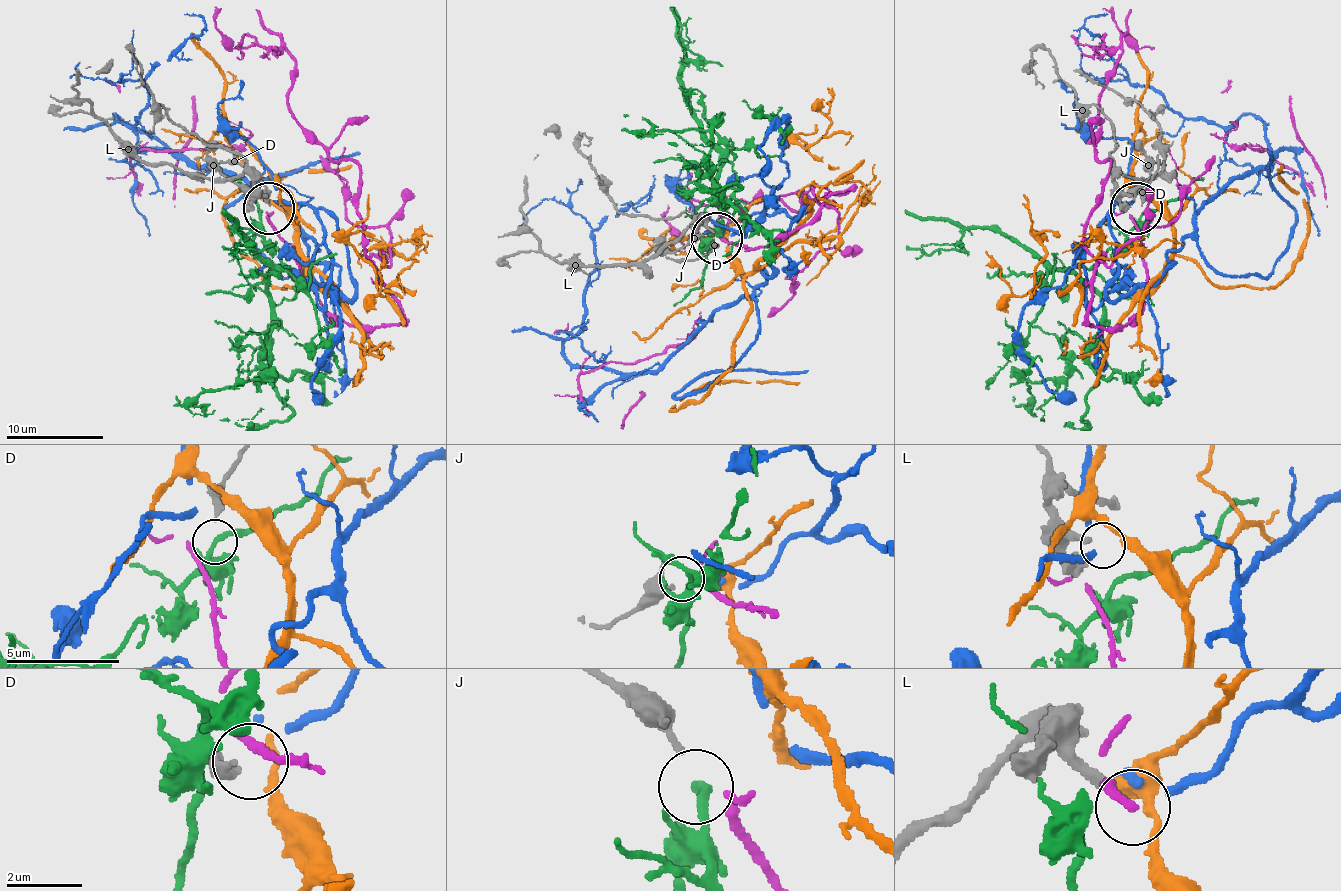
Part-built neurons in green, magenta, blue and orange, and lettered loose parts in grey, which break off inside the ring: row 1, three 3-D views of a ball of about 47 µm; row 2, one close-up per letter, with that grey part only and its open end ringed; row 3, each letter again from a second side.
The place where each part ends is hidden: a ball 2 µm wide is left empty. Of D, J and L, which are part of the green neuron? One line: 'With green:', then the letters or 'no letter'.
With green: no letter

